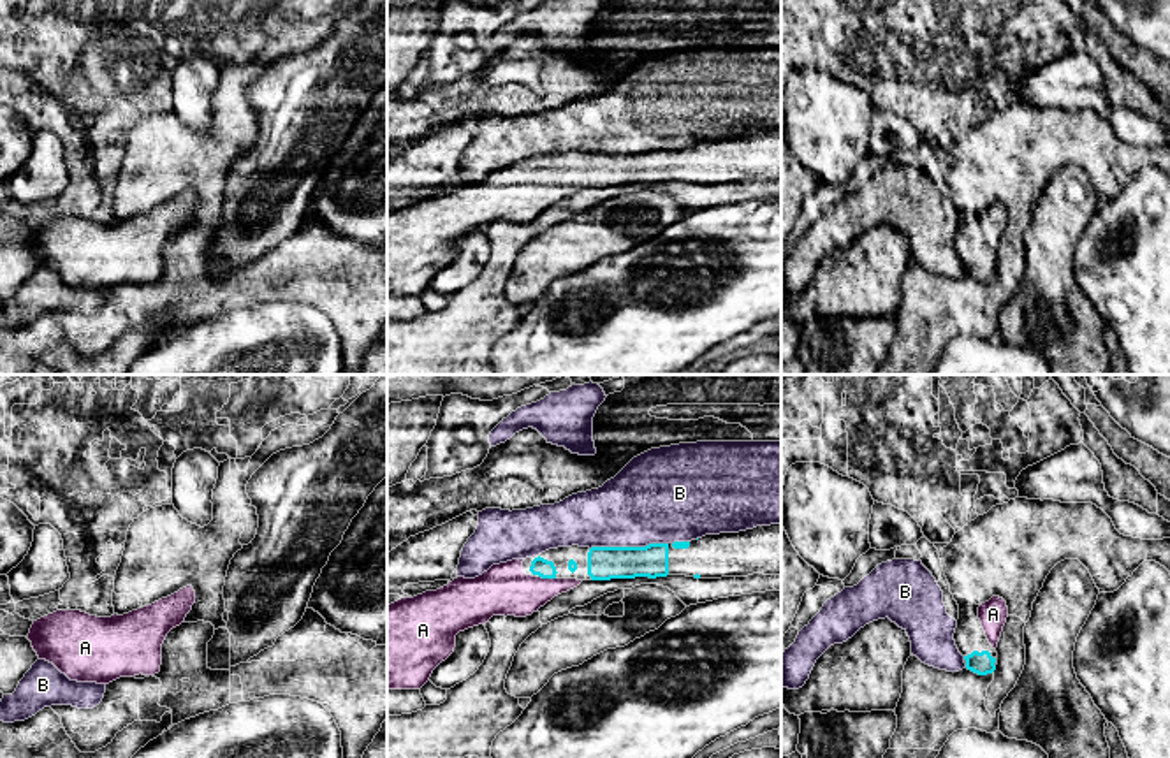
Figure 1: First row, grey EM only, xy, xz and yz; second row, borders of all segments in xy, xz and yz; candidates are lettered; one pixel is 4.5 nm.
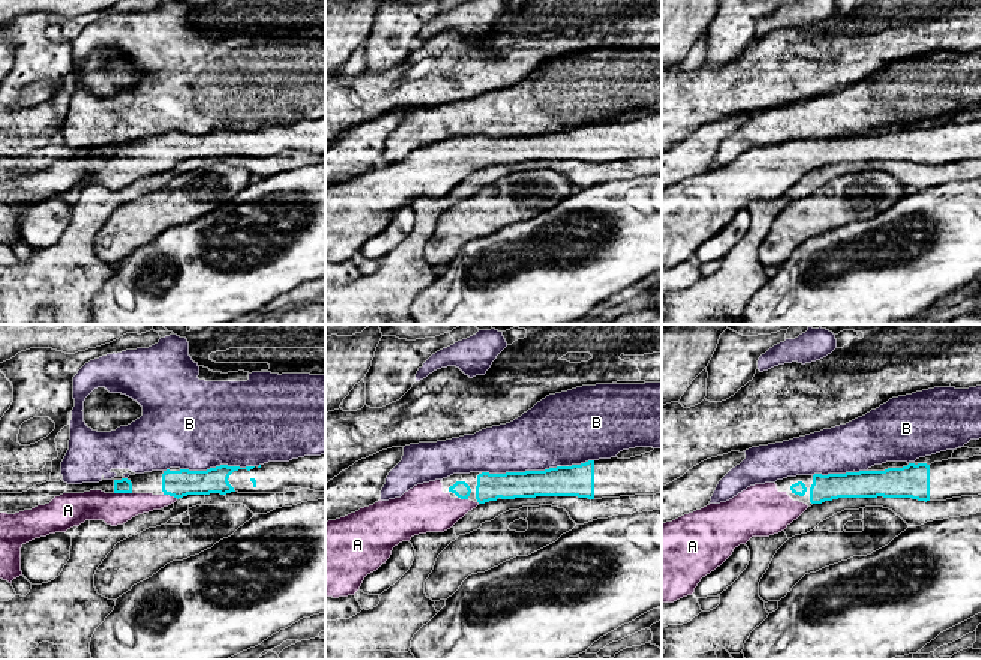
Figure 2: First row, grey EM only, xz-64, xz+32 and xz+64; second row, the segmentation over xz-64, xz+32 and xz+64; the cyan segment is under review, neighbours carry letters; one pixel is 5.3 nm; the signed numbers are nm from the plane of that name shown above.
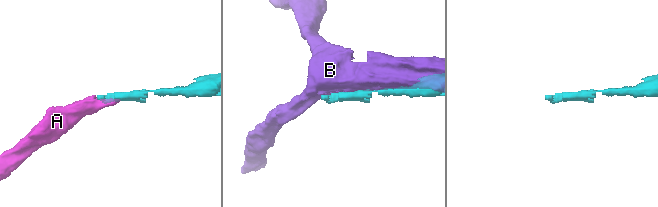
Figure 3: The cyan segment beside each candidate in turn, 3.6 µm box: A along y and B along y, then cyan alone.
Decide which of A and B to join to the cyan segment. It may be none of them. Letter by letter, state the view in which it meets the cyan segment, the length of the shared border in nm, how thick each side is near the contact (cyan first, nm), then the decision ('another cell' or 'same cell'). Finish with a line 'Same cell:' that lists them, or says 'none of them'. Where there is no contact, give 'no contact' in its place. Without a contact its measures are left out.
A: xz | 80 nm | 90/240 nm | same cell
B: xz | 360 nm | 160/400 nm | another cell
Same cell: A

